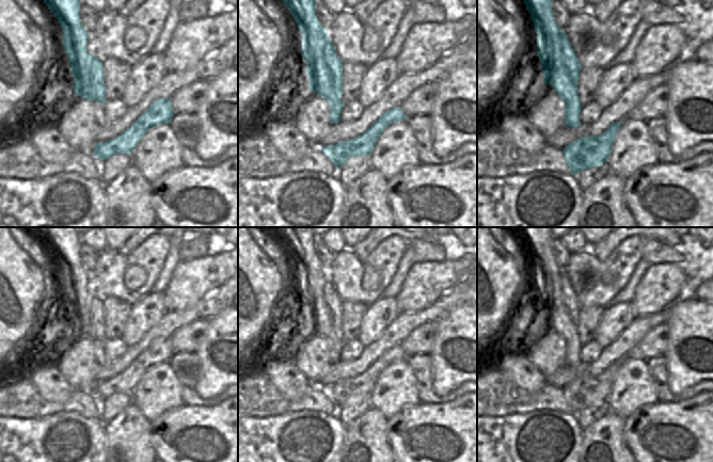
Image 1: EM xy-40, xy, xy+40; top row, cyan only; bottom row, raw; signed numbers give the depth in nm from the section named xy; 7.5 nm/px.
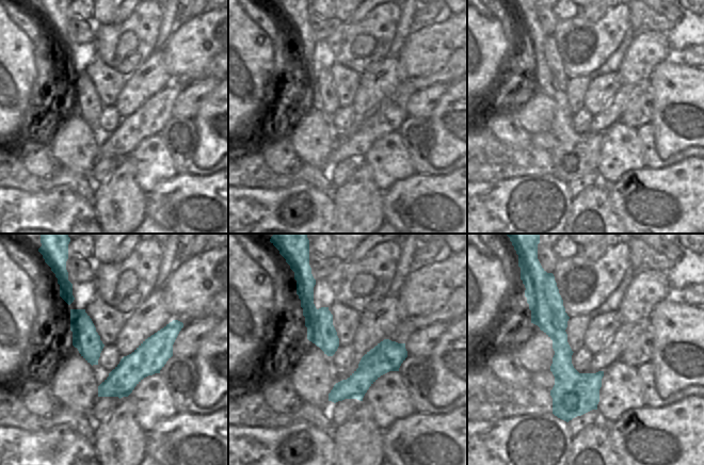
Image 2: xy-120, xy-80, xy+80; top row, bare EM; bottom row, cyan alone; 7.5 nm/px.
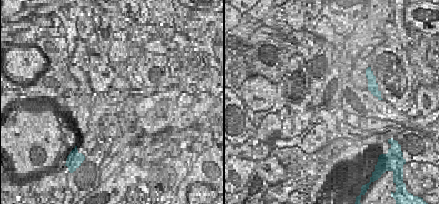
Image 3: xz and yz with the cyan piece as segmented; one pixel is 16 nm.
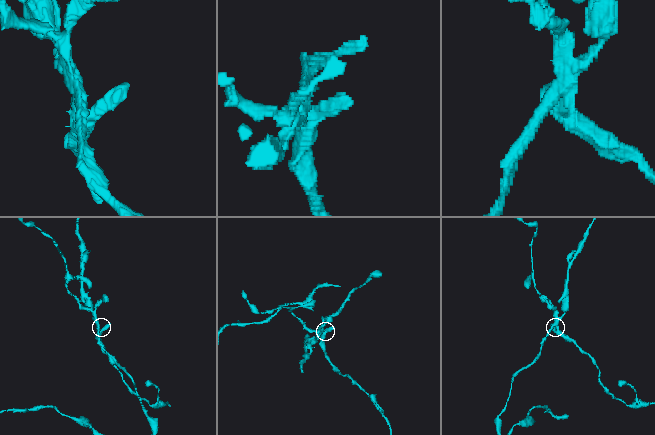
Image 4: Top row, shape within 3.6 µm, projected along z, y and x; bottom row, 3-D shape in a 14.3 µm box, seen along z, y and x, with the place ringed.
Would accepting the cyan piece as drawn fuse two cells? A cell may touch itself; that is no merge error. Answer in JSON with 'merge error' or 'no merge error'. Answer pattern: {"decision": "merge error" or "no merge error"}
{"decision": "merge error"}

